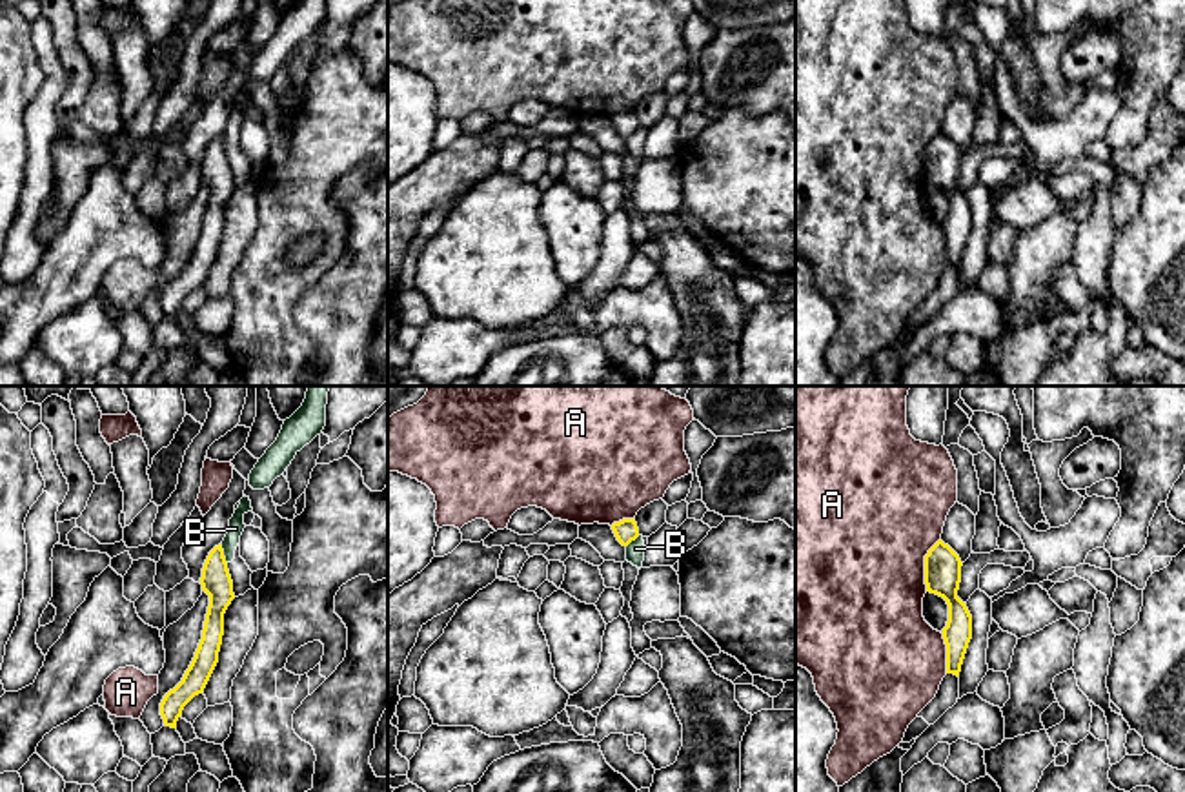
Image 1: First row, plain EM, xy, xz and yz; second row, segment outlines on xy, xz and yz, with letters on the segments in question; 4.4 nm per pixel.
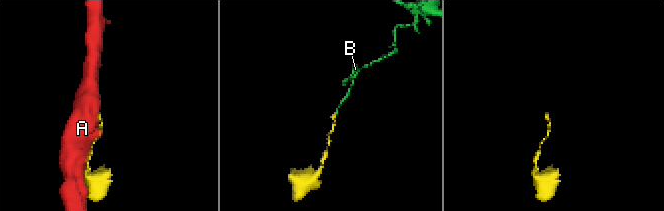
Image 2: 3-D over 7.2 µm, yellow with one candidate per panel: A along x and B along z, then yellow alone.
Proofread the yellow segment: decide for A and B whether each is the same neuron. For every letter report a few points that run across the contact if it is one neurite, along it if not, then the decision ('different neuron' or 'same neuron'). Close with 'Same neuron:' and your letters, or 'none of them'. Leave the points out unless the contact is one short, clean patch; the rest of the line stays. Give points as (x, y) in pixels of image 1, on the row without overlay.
A: different neuron
B: line xy (221, 137), (226, 155); different neuron
Same neuron: none of them

